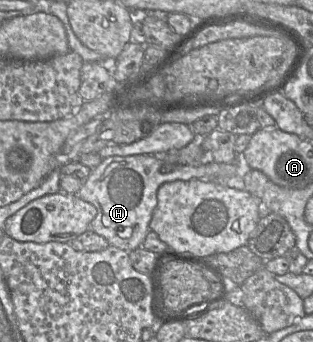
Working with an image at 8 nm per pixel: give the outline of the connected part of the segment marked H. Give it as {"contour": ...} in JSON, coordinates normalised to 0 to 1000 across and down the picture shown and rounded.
{"contour":[[[450,450],[422,456],[355,456],[332,462],[316,485],[291,497],[284,518],[268,529],[246,570],[262,585],[284,591],[310,611],[310,629],[288,655],[288,670],[332,693],[348,716],[419,737],[457,716],[479,673],[476,655],[489,620],[502,602],[502,558],[514,541],[565,526],[601,529],[636,523],[655,532],[681,532],[719,541],[722,529],[754,515],[760,488],[754,480],[674,474],[636,485],[530,480],[518,459],[492,450]]]}

